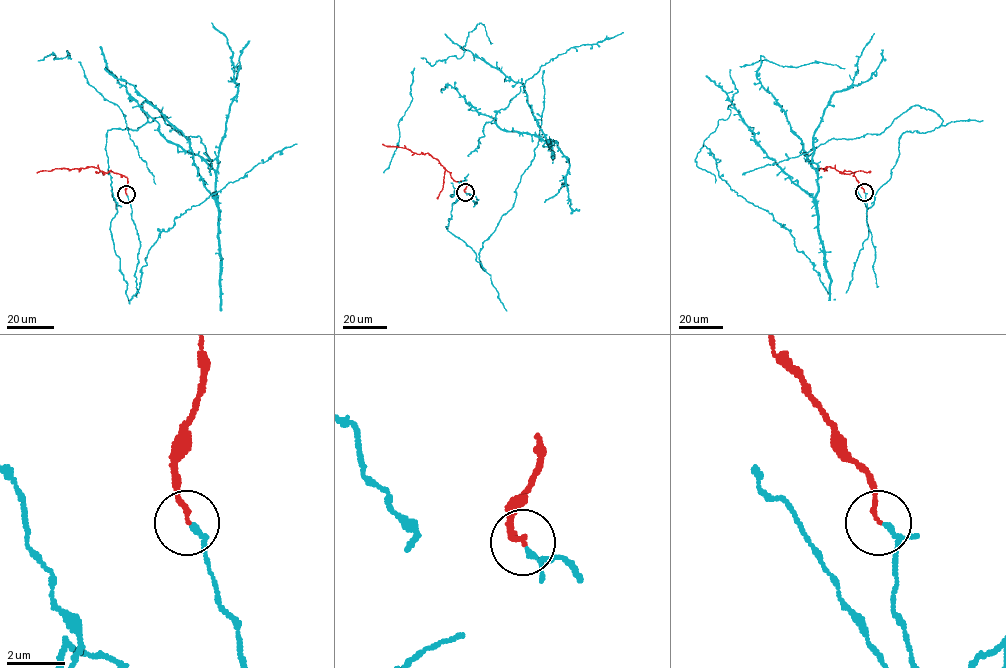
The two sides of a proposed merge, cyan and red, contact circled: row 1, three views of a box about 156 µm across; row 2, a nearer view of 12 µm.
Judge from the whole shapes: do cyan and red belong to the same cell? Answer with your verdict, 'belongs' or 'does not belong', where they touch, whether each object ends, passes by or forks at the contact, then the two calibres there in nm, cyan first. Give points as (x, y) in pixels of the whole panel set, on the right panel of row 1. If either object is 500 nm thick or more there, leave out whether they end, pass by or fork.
belongs | (864, 192) | cyan passes by | red ends | 120/140 nm

